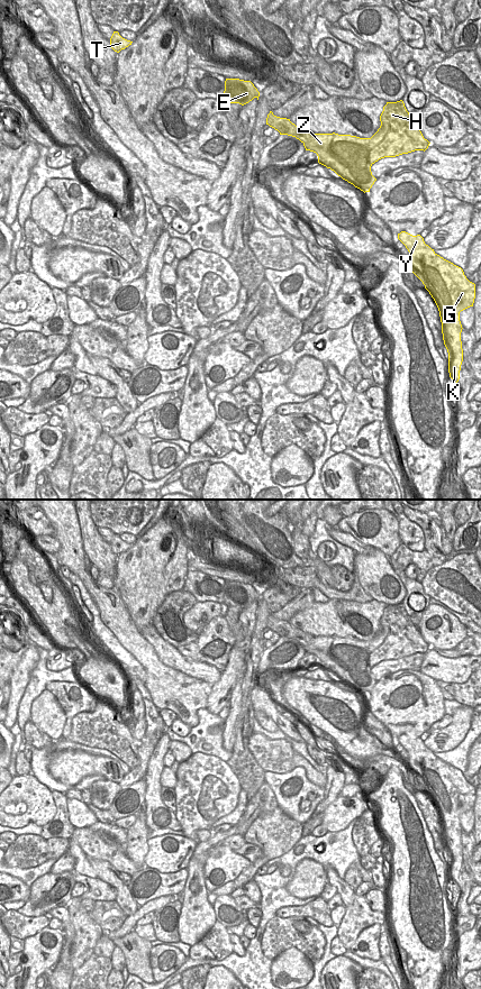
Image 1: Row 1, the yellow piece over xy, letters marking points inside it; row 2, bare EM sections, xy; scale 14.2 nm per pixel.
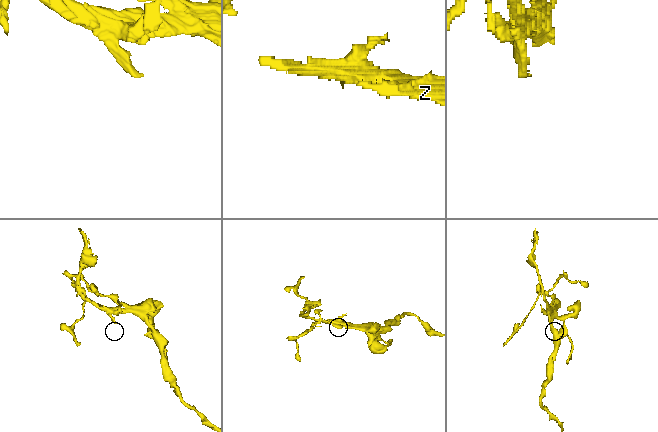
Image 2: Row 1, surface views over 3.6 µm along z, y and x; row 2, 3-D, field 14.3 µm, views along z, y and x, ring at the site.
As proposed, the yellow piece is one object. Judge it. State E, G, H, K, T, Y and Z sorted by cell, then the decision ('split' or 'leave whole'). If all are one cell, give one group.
groups E T / G H K Y Z; split

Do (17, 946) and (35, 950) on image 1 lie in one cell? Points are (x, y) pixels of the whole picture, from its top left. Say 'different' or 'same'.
different

